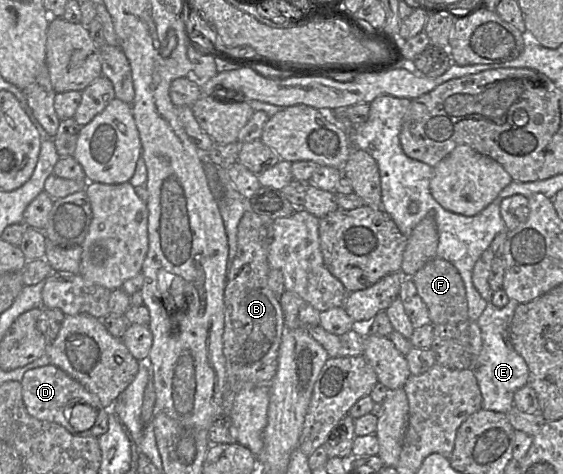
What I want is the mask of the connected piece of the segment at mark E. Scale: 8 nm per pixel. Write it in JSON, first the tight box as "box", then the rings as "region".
{"box":[473,300,528,413],"region":[[[509,300],[507,305],[498,308],[487,303],[477,320],[482,334],[482,349],[475,359],[473,371],[482,395],[482,409],[485,410],[507,413],[514,407],[515,392],[528,385],[528,367],[510,339],[510,323],[518,304]]]}

